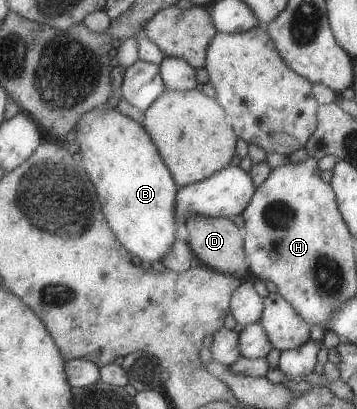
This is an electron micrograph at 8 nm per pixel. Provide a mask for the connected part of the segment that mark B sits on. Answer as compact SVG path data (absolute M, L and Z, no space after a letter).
M103 105L79 118L76 130L77 138L73 149L81 151L81 164L99 194L103 214L113 232L117 234L119 242L132 256L139 257L143 265L149 267L149 264L156 261L162 262L163 256L177 242L178 219L175 214L175 200L178 190L169 168L161 158L157 146L145 132L141 121L136 121L129 113L121 114L117 107L108 108Z

